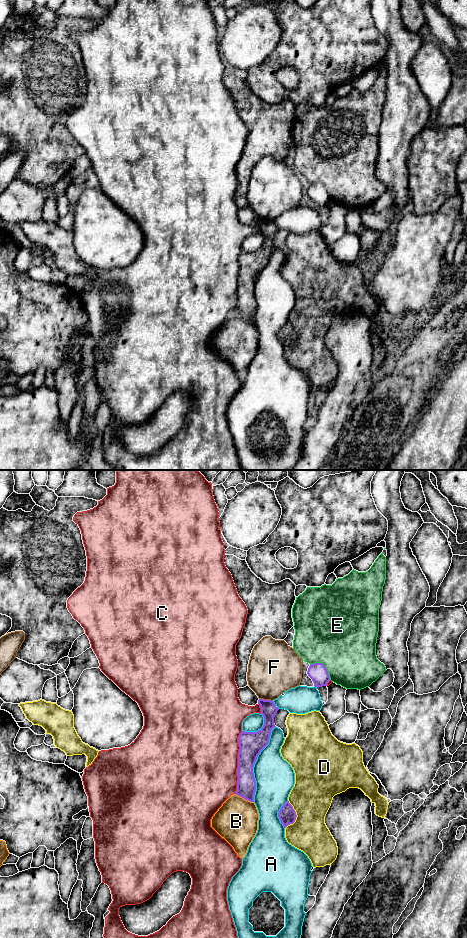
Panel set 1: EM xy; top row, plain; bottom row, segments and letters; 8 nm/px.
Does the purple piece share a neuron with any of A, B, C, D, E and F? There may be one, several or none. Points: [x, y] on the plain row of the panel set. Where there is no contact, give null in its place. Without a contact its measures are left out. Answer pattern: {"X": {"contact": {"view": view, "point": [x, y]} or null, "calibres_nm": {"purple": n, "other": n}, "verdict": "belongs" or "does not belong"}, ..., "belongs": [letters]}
{"A": {"contact": {"view": "xy", "point": [254, 283]}, "calibres_nm": {"purple": 190, "other": 320}, "verdict": "does not belong"}, "B": {"contact": {"view": "xy", "point": [244, 318]}, "calibres_nm": {"purple": 160, "other": 340}, "verdict": "does not belong"}, "C": {"contact": {"view": "xy", "point": [238, 282]}, "calibres_nm": {"purple": 190, "other": 500}, "verdict": "does not belong"}, "D": {"contact": {"view": "xy", "point": [296, 335]}, "calibres_nm": {"purple": 140, "other": 340}, "verdict": "does not belong"}, "E": {"contact": {"view": "xy", "point": [324, 186]}, "calibres_nm": {"purple": 150, "other": 500}, "verdict": "does not belong"}, "F": {"contact": {"view": "xy", "point": [266, 220]}, "calibres_nm": {"purple": 130, "other": 400}, "verdict": "does not belong"}, "belongs": []}

